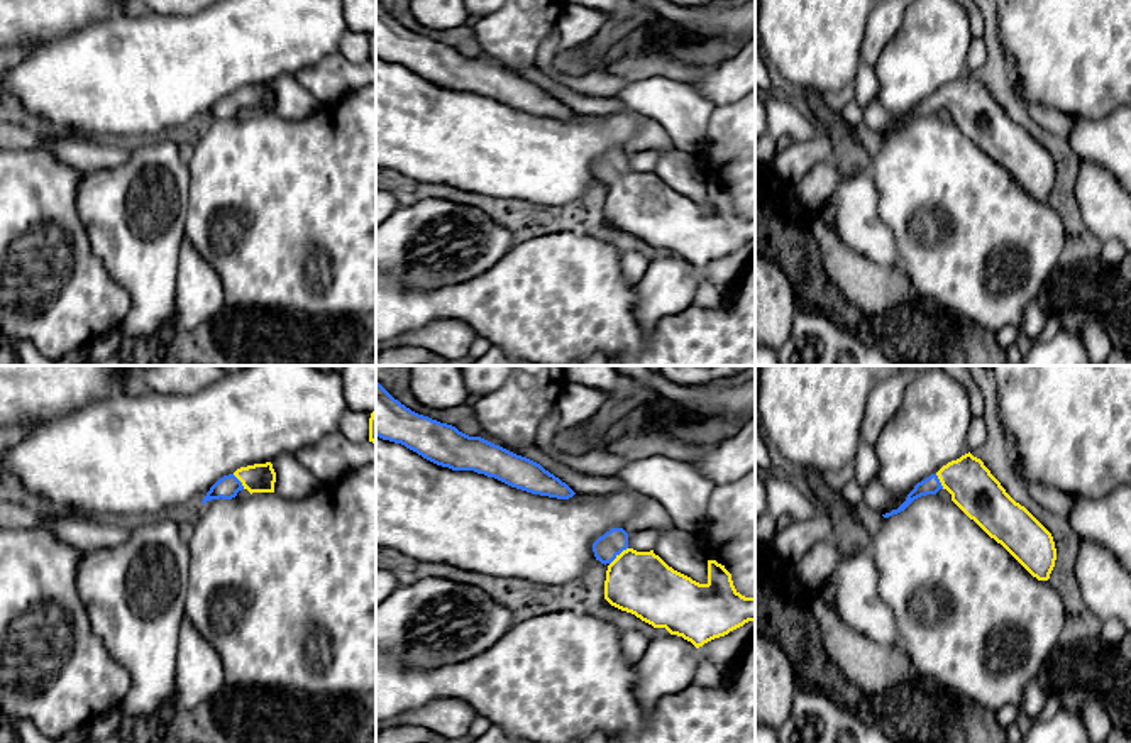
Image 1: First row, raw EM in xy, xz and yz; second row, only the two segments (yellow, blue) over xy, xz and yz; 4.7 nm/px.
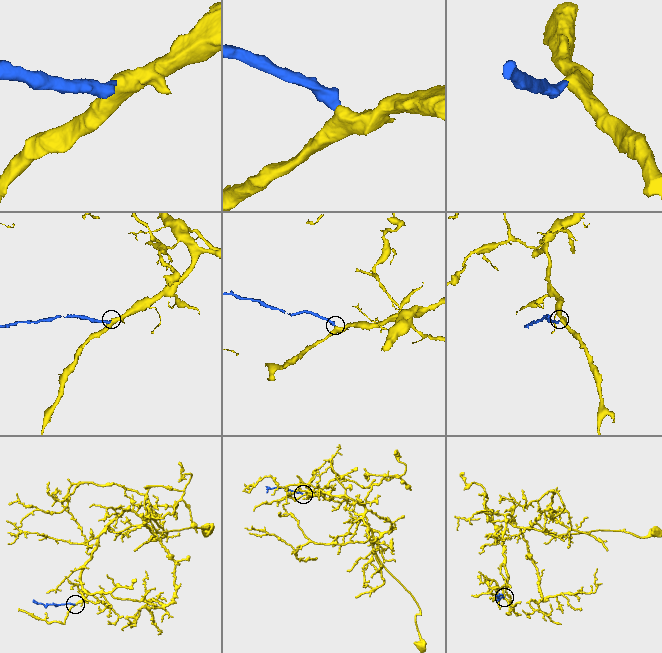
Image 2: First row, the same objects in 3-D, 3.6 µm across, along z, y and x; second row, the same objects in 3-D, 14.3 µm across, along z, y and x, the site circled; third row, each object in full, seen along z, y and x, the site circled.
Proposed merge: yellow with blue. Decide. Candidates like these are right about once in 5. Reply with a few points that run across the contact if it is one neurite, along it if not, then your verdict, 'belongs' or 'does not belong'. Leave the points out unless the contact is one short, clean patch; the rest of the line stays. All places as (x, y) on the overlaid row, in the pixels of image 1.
line xz (640, 583), (618, 555), (613, 542); belongs

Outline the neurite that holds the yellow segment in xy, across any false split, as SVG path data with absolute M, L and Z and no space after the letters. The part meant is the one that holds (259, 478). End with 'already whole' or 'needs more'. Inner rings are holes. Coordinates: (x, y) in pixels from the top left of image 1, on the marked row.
M271 462L254 464L237 469L234 474L218 479L201 504L212 499L232 499L239 491L247 489L252 493L274 493L276 472Z; needs more

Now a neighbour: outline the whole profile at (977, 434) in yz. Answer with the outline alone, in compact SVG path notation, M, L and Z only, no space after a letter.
M972 416L967 437L967 450L977 450L987 438L985 420L984 416Z

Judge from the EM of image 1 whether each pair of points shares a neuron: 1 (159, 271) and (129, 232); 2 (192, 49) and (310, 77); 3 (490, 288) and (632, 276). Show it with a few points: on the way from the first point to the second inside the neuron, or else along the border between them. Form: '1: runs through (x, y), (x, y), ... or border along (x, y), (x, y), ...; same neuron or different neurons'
1: runs through (149, 261), (139, 251), (139, 242); same neuron
2: border along (331, 53), (293, 75); different neurons
3: border along (620, 254), (622, 275), (628, 283), (635, 285); different neurons

